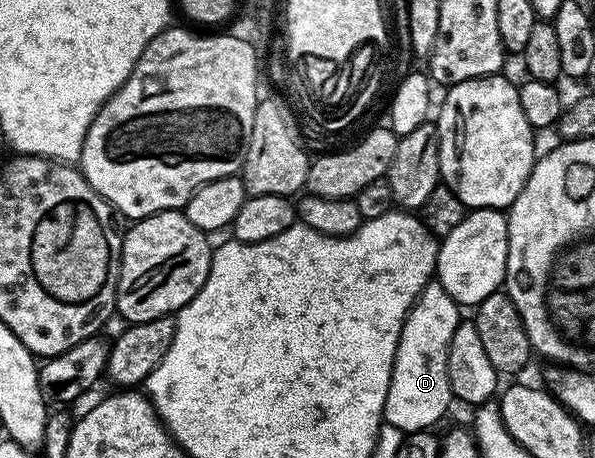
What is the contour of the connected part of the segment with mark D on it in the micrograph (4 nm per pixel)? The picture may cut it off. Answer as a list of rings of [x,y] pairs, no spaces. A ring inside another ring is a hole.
[[[432,280],[420,292],[404,320],[382,413],[385,425],[400,428],[403,435],[437,427],[437,422],[445,416],[446,409],[452,403],[448,352],[452,344],[452,332],[456,332],[460,321],[458,313],[460,307],[454,297],[438,281]]]

